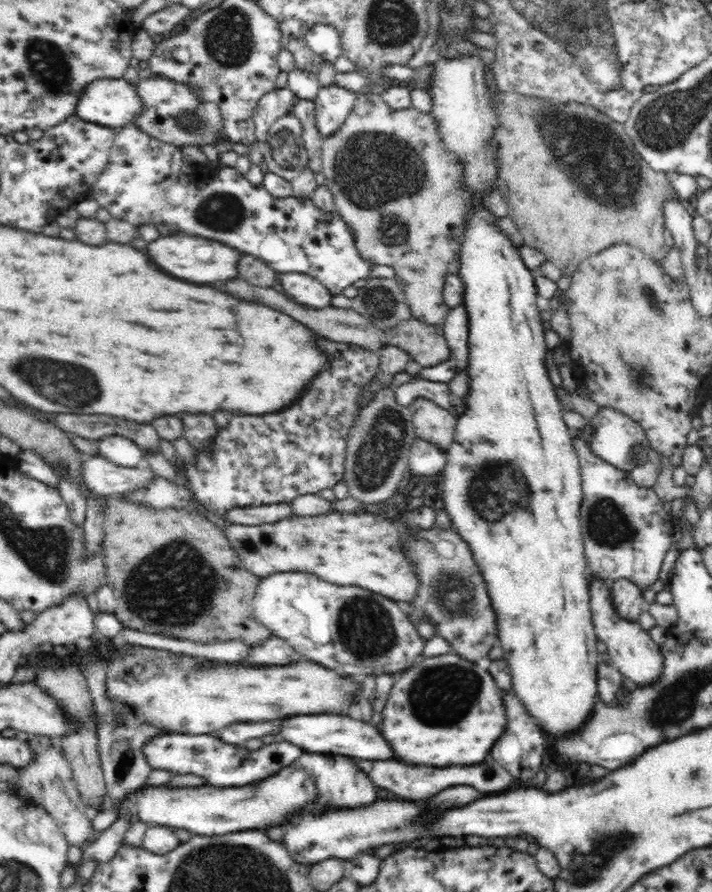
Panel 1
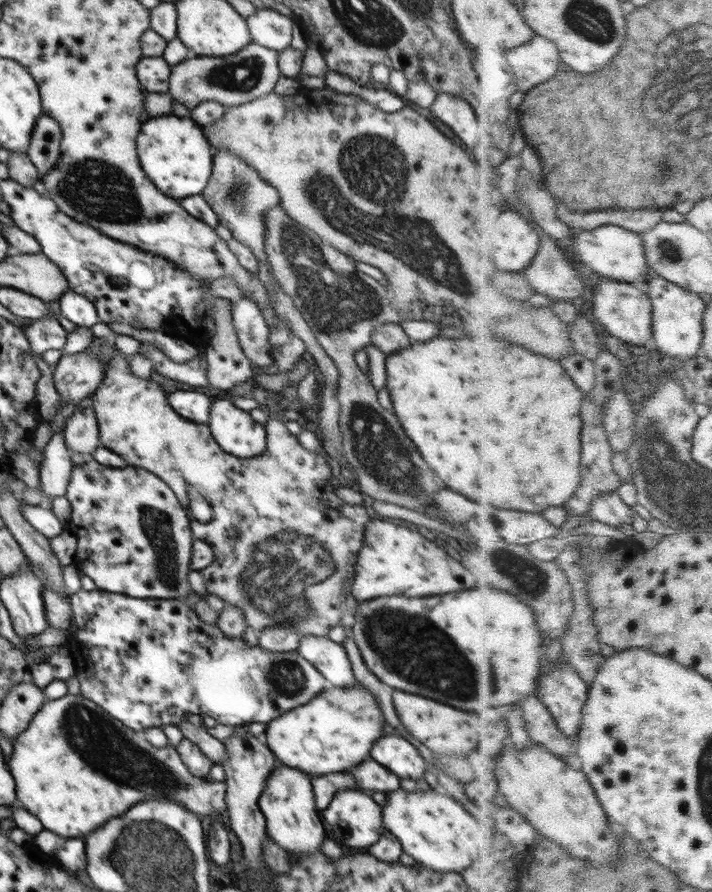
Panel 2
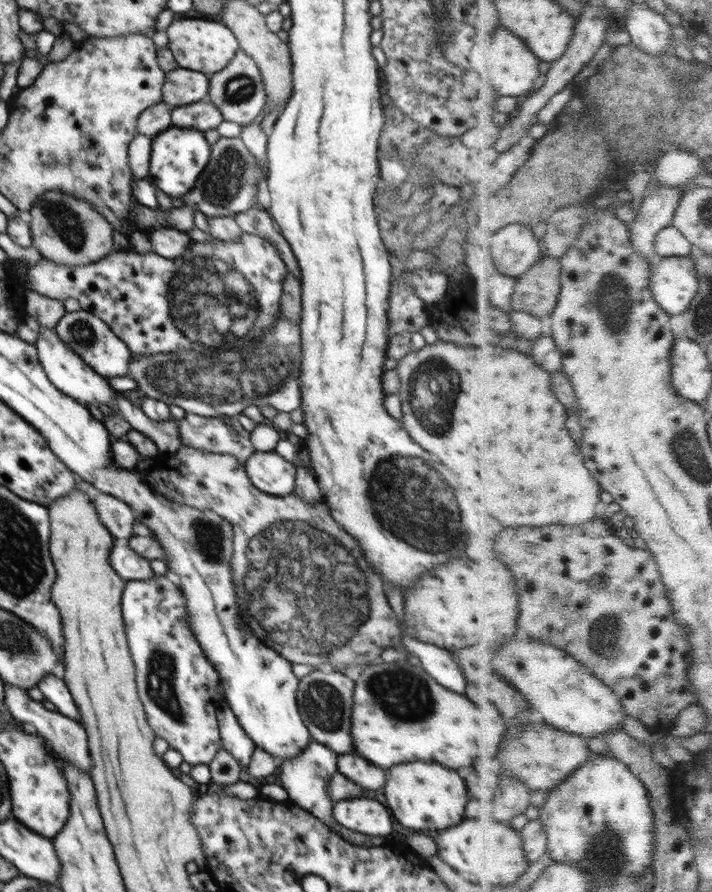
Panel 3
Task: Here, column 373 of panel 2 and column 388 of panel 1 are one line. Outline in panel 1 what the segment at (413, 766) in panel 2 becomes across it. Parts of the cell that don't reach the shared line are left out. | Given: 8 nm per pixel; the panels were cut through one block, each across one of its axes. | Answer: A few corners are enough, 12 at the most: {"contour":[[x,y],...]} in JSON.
{"contour":[[290,716],[280,734],[308,752],[394,758],[378,728],[350,716]]}

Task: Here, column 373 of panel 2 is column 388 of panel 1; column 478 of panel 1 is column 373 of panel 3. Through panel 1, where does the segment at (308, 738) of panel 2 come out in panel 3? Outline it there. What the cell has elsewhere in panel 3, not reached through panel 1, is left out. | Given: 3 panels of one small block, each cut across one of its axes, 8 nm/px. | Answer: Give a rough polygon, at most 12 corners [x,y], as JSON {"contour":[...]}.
{"contour":[[408,660],[354,682],[353,743],[380,768],[493,762],[510,735]]}

